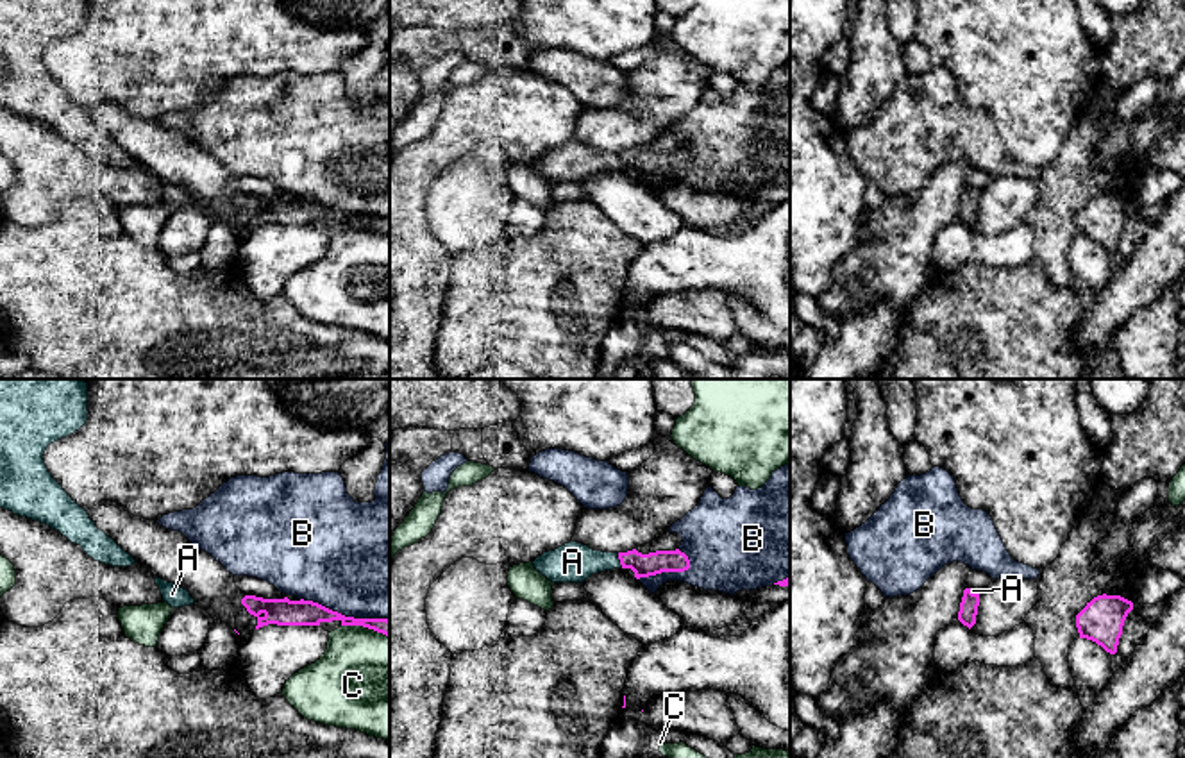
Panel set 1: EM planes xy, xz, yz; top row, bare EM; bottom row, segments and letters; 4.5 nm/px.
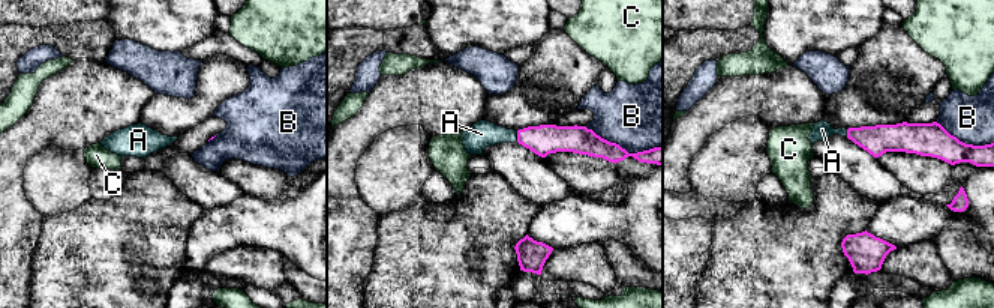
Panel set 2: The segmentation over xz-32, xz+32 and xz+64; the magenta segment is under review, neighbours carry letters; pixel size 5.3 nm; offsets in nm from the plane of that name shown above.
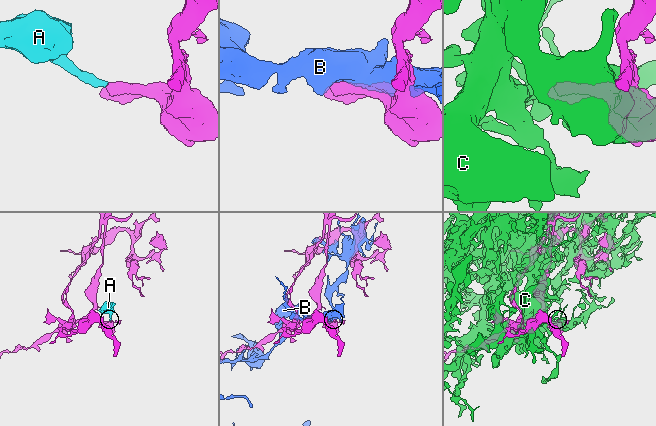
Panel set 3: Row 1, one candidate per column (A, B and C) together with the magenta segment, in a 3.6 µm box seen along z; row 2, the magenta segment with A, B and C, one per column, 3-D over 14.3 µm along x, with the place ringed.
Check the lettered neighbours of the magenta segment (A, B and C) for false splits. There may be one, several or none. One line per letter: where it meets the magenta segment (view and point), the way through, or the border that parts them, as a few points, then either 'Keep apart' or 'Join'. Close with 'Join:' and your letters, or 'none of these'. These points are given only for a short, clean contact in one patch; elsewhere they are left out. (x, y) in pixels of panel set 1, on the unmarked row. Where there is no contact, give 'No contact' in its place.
A: Touches magenta at xz (619, 158). Path across: xz (644, 165), (635, 160), (619, 158), (572, 161). Join
B: Touches magenta at xy (344, 215). Keep apart
C: Touches magenta at xy (365, 226). Keep apart
Join: A

